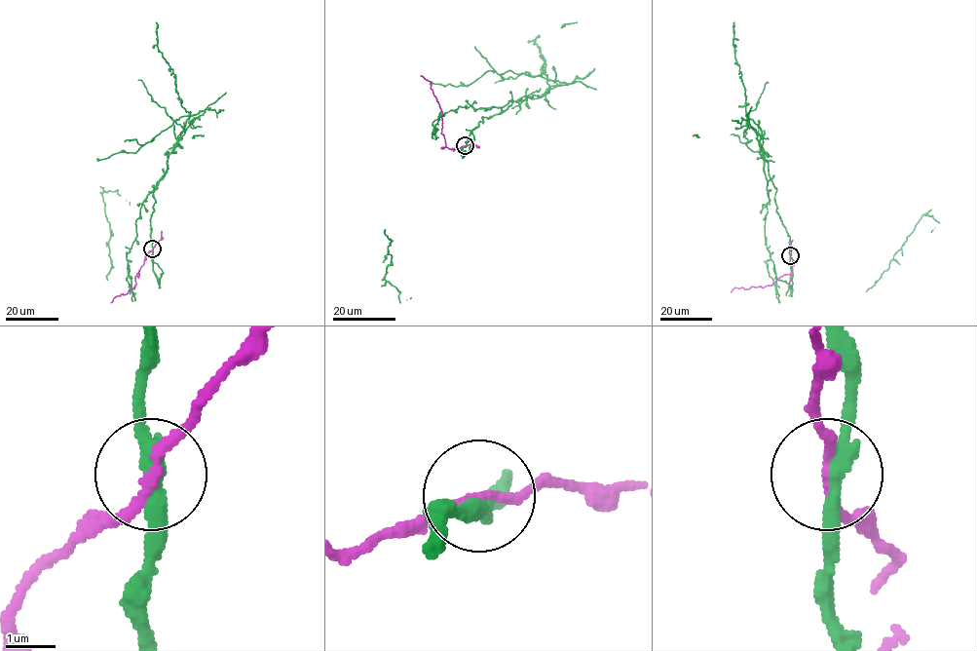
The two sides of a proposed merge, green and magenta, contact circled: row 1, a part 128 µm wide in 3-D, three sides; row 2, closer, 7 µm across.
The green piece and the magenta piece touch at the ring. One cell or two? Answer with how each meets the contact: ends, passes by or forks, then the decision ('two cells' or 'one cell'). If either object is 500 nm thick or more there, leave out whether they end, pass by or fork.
green passes by; magenta passes by; two cells

